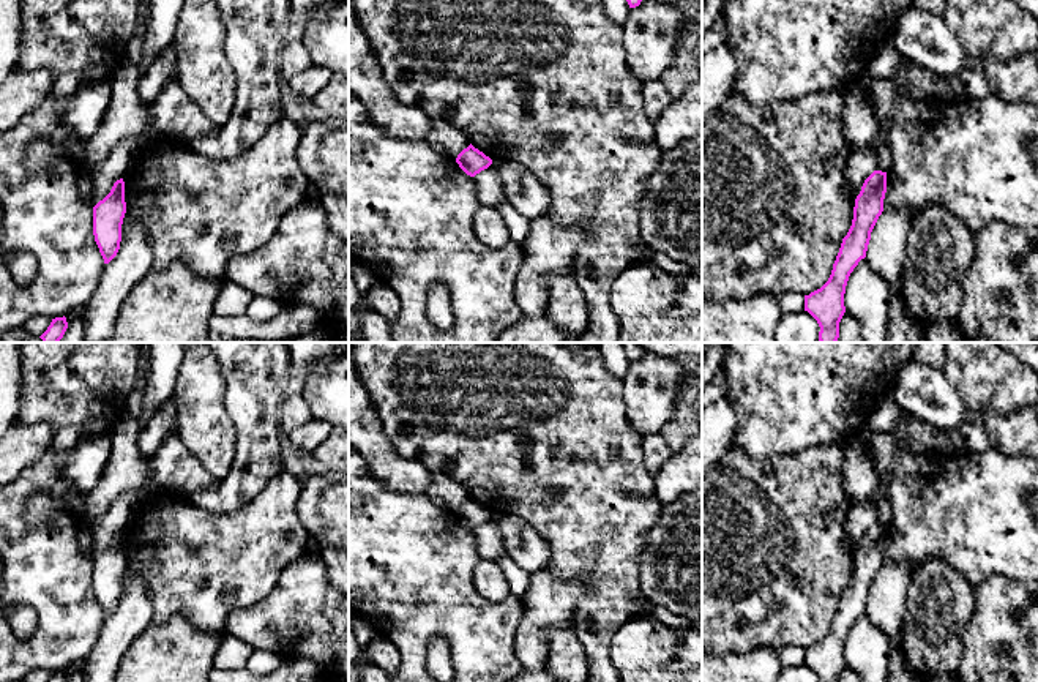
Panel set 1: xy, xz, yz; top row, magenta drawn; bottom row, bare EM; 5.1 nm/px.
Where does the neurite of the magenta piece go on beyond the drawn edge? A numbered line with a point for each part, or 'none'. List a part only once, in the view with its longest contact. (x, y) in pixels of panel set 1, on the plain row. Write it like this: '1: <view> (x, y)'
1: xy (95, 537)

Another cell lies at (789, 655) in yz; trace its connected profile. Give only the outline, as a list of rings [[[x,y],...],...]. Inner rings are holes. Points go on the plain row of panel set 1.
[[[784,647],[778,652],[782,666],[798,666],[805,663],[805,649],[801,647]]]

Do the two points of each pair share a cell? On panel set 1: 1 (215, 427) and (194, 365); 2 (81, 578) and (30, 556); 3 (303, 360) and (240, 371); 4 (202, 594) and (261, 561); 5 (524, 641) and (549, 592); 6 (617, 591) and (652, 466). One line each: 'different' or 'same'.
1: same
2: same
3: different
4: same
5: same
6: different

